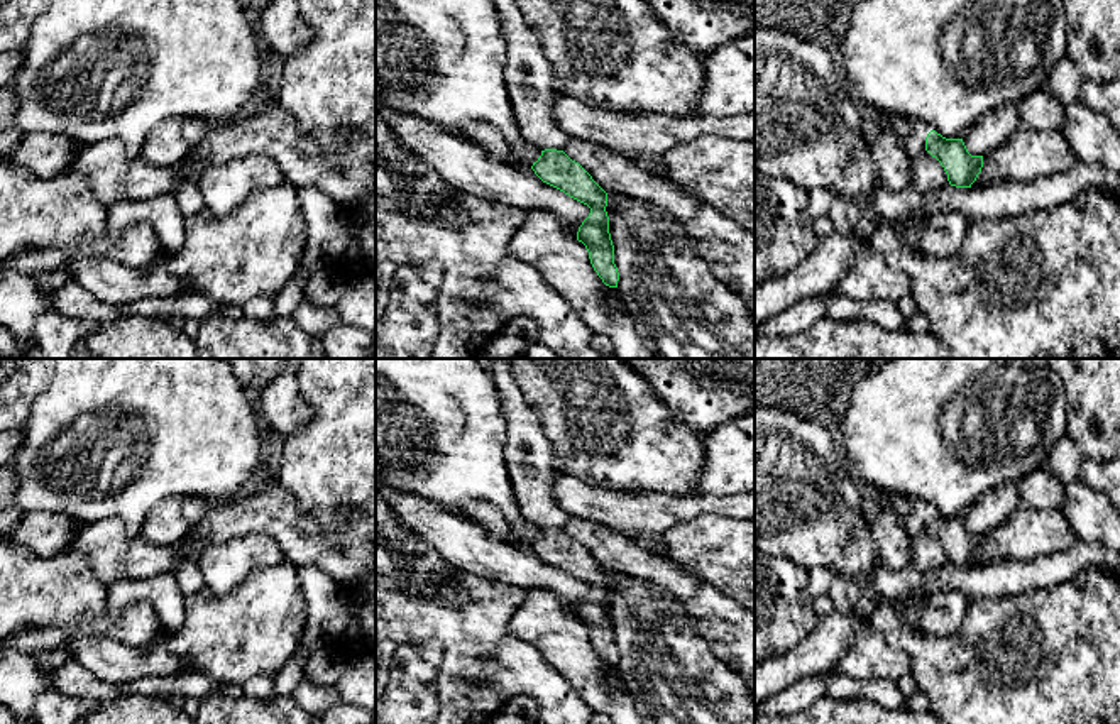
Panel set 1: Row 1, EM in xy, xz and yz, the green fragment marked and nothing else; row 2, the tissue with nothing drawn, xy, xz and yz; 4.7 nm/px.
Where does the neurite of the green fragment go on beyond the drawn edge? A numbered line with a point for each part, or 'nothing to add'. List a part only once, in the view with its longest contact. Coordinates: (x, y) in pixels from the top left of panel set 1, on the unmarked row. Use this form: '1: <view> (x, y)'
1: xz (530, 462)

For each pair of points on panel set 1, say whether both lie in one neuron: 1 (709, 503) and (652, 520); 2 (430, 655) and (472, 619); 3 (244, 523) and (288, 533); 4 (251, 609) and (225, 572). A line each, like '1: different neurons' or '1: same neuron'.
1: same neuron
2: different neurons
3: same neuron
4: different neurons

